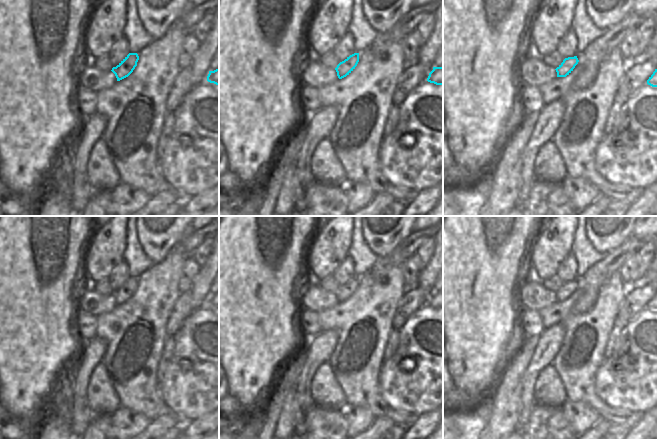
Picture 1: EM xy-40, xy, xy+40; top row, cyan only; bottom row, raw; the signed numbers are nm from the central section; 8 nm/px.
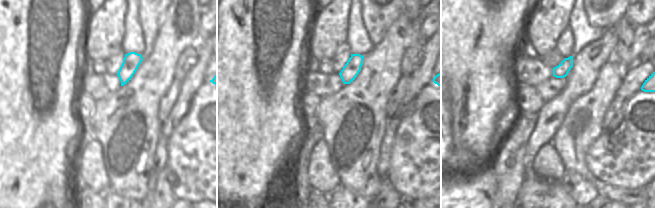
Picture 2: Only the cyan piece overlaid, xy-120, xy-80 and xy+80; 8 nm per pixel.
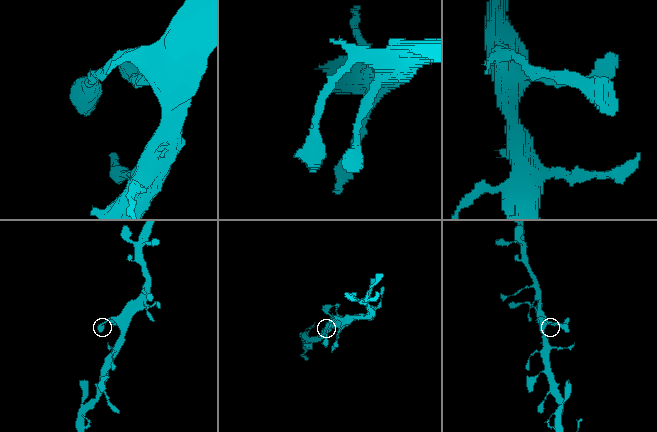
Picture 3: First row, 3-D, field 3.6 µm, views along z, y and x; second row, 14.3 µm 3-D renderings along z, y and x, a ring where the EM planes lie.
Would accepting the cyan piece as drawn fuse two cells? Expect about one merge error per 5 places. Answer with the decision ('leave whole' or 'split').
leave whole

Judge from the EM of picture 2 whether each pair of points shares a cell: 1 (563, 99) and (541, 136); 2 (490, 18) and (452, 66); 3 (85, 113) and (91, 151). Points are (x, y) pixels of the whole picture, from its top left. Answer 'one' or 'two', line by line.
1: one
2: one
3: two

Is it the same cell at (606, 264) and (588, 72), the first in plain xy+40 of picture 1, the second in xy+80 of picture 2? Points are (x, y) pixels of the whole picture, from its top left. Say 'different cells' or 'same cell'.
same cell

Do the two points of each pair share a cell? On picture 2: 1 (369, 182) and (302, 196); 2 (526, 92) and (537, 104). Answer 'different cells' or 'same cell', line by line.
1: different cells
2: same cell

